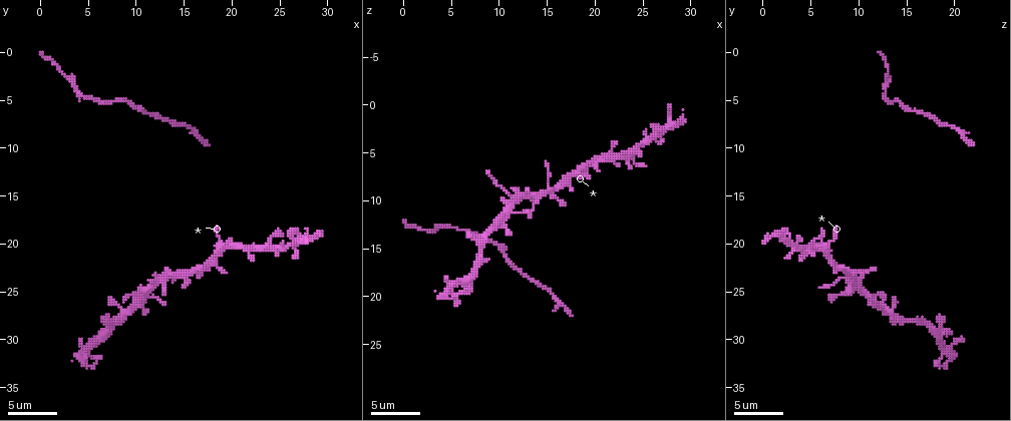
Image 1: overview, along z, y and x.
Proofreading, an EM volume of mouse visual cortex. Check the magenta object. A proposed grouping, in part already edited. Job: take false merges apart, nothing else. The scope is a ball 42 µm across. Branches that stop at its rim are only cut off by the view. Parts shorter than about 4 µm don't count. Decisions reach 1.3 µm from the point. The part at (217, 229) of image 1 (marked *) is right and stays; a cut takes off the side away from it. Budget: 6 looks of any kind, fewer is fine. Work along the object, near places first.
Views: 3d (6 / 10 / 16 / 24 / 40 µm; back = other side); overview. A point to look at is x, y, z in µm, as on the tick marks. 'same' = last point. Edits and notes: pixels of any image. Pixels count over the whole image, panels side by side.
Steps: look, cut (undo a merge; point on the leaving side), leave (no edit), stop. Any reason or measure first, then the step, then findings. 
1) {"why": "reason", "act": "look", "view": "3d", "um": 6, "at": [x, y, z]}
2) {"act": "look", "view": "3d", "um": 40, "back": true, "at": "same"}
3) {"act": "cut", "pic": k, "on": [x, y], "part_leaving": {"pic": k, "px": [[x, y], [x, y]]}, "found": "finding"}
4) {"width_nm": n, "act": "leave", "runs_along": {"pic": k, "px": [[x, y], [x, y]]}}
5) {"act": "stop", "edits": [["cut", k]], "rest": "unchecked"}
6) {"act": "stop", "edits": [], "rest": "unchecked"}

{"act": "look", "view": "3d", "um": 10, "at": [11.6, 25.0, 10.8]}

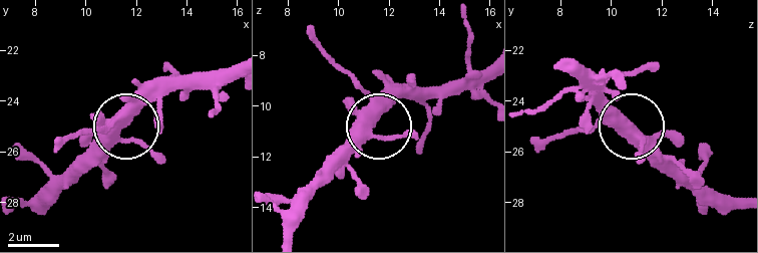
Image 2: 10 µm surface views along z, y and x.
{"width_nm": 400, "act": "leave", "runs_along": {"pic": 2, "px": [[486, 66], [409, 88], [340, 162]]}, "found": "all the same neuron"}

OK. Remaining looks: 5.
{"why": "looks like a crossing", "act": "look", "view": "3d", "um": 10, "at": [19.4, 20.4, 6.4]}

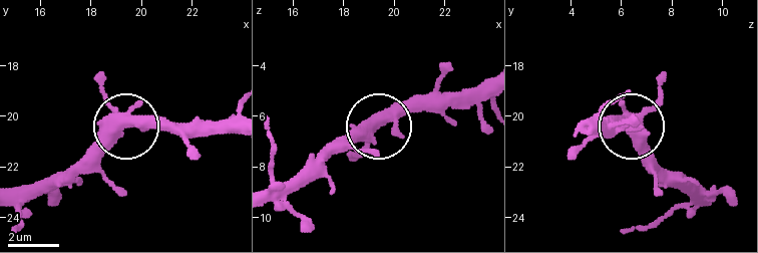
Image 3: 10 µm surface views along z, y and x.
{"arms": 5, "act": "leave", "found": "continuous, no second neuron"}

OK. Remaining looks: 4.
{"why": "sudden change in width", "act": "look", "view": "3d", "um": 10, "at": [5.2, 4.8, 12.6]}

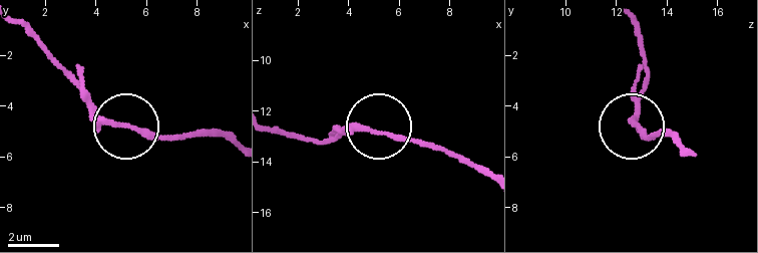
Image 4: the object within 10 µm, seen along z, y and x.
{"act": "look", "view": "3d", "um": 10, "back": true, "at": [5.0, 4.7, 12.8]}

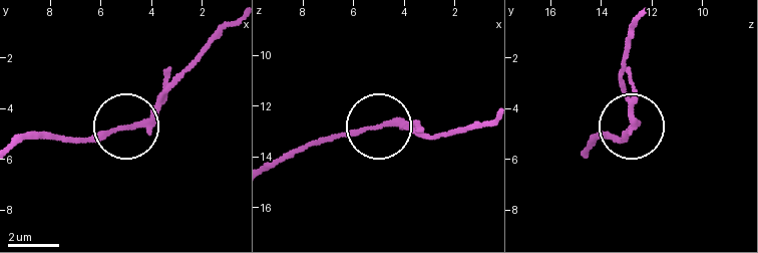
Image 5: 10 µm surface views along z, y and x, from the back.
{"act": "cut", "pic": 5, "on": [163, 83], "part_leaving": {"pic": 5, "px": [[155, 121], [161, 91], [233, 24]]}, "found": "a second neuron is stuck on"}

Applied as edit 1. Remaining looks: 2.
{"act": "stop", "edits": [["cut", 5]], "rest": "unchecked"}

